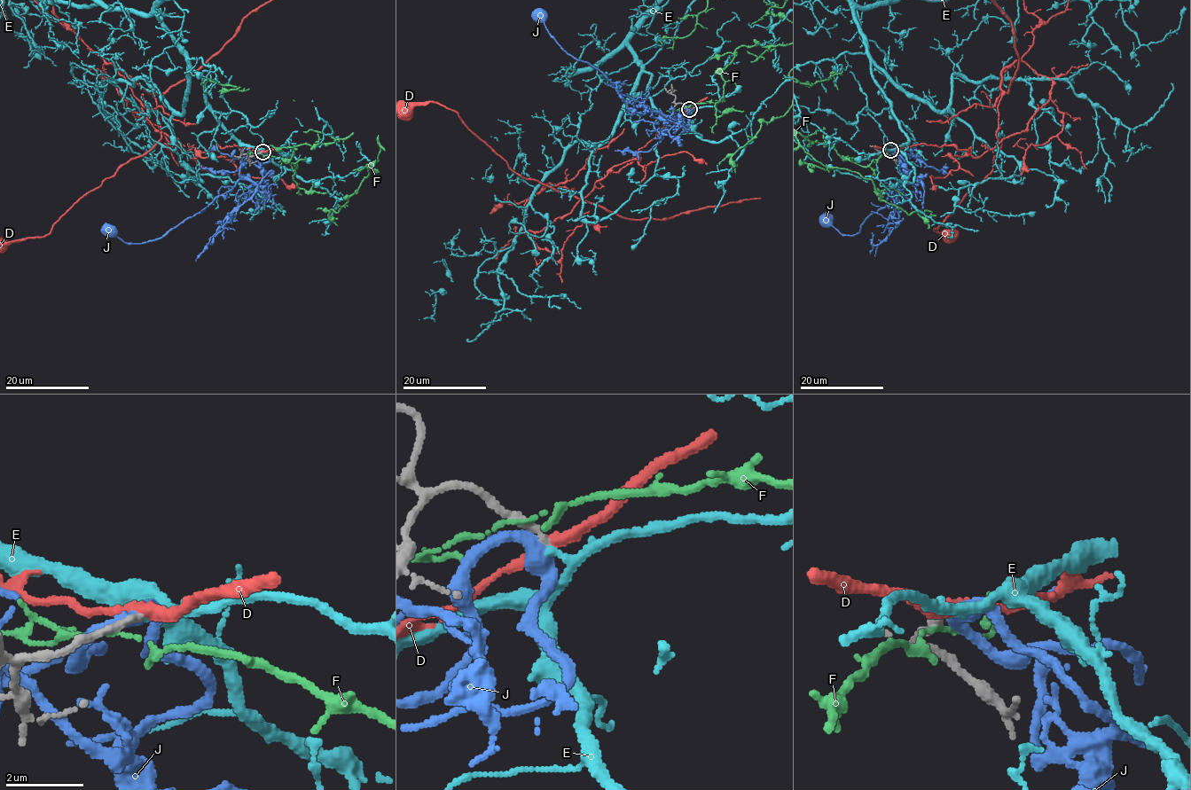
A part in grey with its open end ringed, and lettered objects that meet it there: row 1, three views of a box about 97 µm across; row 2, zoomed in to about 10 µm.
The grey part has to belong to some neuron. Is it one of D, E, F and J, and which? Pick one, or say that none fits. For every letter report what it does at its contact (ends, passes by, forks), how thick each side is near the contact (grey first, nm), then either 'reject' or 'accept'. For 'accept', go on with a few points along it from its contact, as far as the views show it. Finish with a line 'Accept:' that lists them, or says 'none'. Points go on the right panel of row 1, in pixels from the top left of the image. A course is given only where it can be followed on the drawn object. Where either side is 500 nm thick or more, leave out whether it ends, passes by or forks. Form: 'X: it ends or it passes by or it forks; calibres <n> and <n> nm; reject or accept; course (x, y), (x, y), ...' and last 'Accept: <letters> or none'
D: it passes by; calibres 190 and 300 nm; reject
E: it passes by; calibres 190 and 150 nm; accept
F: it passes by; calibres 280 and 70 nm; reject
J: it passes by; calibres 220 and 360 nm; reject
Accept: E

